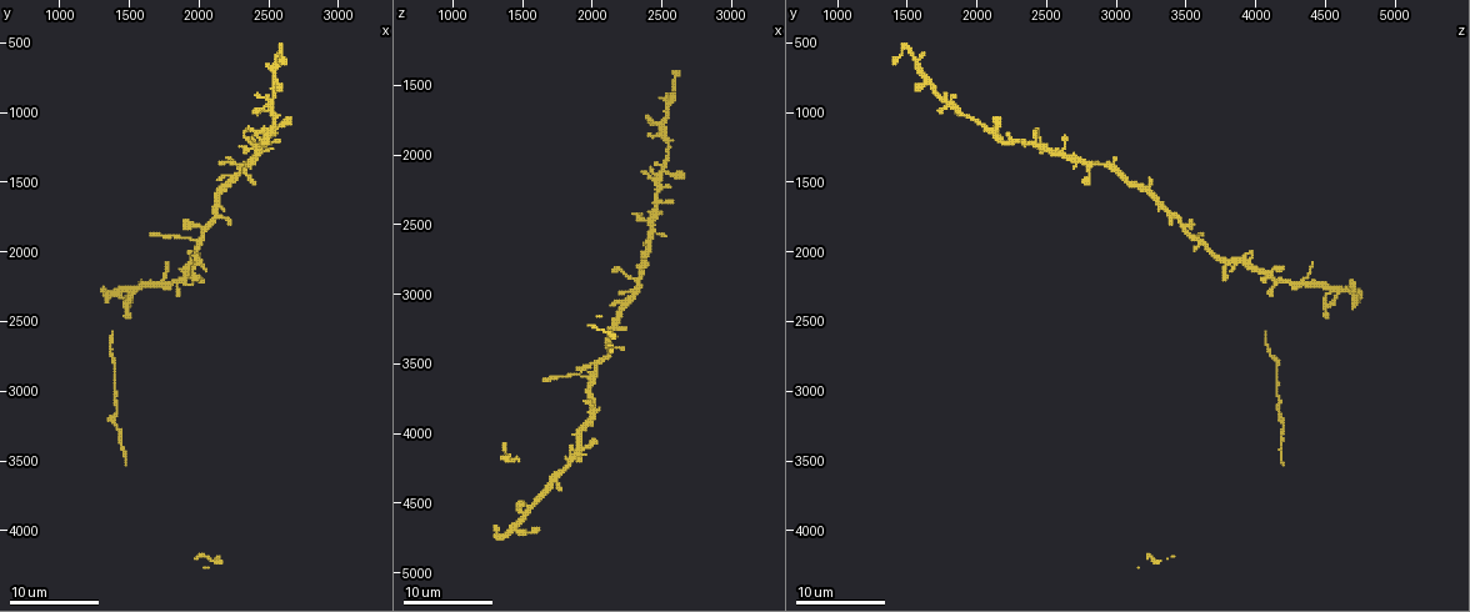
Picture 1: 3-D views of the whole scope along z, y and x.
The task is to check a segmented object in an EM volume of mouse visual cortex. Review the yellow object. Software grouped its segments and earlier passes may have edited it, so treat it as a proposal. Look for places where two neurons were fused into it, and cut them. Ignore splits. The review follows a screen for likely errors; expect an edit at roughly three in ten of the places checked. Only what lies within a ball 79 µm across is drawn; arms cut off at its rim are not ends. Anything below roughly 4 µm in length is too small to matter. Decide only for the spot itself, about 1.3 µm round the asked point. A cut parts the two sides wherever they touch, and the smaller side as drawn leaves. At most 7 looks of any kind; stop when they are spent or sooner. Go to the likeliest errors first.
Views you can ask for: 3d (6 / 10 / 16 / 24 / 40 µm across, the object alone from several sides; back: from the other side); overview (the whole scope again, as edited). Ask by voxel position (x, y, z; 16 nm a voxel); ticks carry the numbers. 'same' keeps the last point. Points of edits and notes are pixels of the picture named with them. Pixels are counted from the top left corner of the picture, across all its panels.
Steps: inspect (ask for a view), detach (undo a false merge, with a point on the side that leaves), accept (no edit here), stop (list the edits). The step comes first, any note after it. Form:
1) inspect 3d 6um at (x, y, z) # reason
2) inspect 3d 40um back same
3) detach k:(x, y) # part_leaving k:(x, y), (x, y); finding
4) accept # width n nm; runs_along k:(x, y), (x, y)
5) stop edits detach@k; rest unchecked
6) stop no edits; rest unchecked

inspect 3d 10um at (2020, 1920, 3580) # four or more arms meet

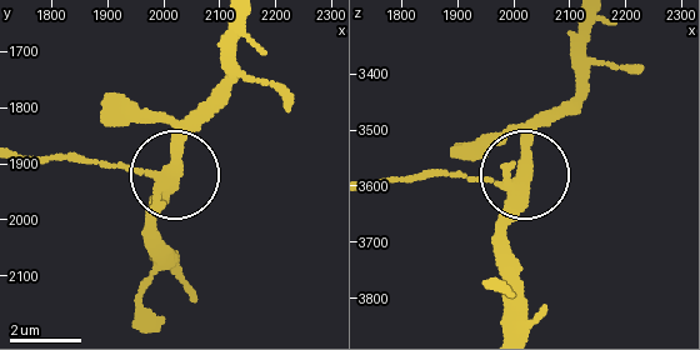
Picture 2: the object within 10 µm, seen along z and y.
accept # arms 4; runs_along 2:(506, 325), (506, 199), (519, 175), (480, 181), (420, 173); one neuron here

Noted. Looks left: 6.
inspect 3d 10um at (1860, 2200, 4160) # four-way junction

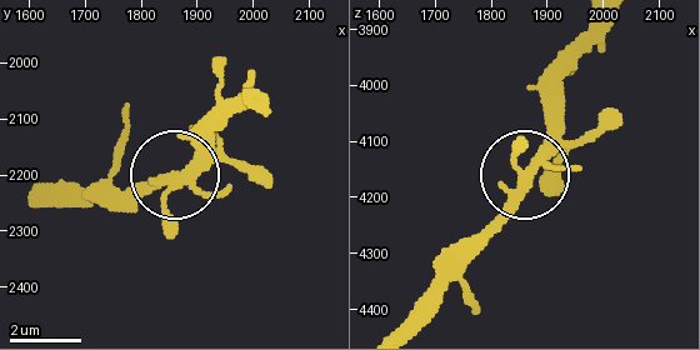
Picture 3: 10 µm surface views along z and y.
accept # arms 4; one neuron here

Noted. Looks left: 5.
inspect 3d 6um at (1580, 2260, 4520) # three-way junction

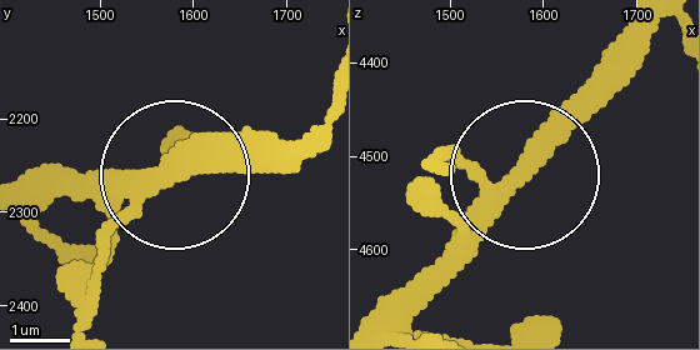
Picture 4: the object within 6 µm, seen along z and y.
accept # runs_along 4:(306, 153), (196, 158), (123, 226), (83, 296); all the same neuron

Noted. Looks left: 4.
inspect 3d 10um at (2580, 580, 1540) # thick turns thin

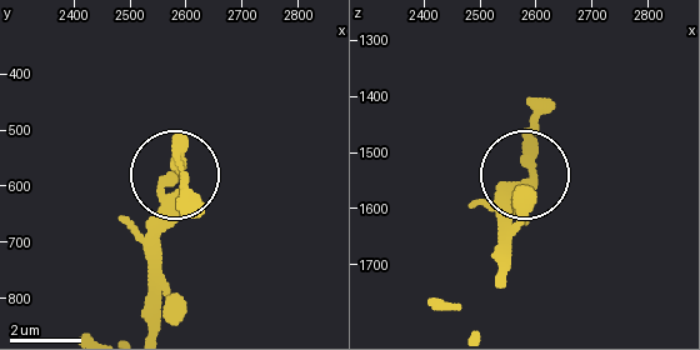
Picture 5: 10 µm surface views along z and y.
inspect 3d 10um back same

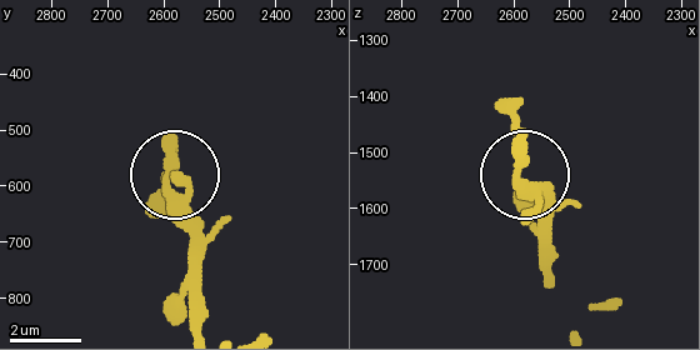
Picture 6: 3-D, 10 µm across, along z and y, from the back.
accept # arms 3; all the same neuron

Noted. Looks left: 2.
stop no edits; rest unchecked

